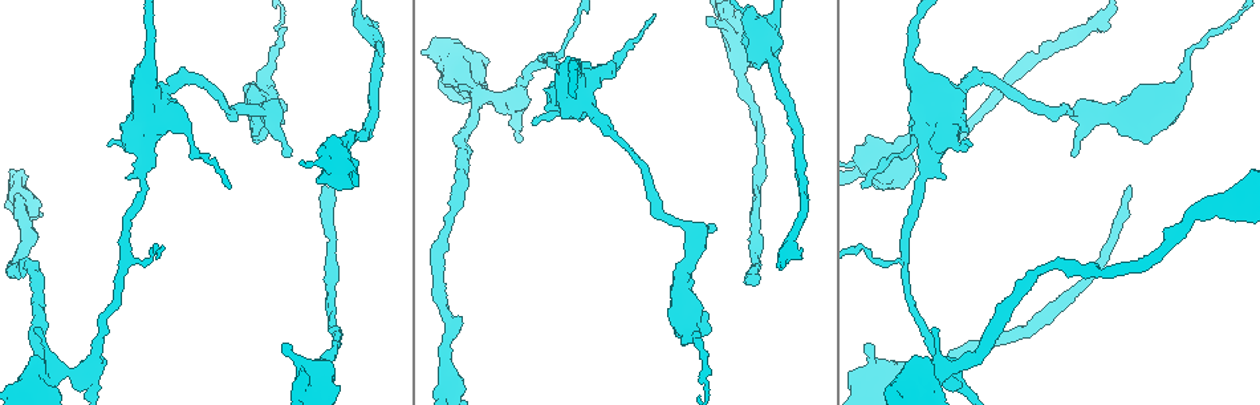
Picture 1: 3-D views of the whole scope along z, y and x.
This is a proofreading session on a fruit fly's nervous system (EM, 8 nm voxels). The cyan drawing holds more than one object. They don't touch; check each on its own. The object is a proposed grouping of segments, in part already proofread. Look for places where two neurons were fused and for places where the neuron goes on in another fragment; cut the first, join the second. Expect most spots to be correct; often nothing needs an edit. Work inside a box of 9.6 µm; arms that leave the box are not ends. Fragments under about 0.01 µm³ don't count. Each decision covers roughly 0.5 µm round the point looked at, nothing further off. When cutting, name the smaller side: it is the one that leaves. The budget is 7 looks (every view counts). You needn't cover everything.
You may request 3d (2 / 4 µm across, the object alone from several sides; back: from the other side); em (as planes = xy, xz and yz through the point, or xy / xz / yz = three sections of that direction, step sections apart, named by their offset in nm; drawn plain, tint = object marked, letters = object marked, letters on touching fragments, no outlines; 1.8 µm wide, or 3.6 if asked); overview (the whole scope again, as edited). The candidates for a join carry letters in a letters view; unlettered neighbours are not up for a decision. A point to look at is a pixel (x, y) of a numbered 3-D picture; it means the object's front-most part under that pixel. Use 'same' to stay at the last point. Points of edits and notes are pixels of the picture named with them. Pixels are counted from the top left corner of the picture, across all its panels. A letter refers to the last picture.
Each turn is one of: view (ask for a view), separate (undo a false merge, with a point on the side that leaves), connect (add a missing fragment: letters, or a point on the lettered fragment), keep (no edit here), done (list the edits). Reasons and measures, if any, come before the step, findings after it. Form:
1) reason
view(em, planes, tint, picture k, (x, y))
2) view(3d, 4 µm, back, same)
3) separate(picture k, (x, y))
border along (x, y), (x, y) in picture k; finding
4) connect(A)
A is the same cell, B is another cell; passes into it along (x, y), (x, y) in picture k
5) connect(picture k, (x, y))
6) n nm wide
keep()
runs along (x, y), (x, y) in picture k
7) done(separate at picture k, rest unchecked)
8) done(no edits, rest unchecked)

end of a long branch
view(3d, 4 µm, back, picture 1, (752, 285))

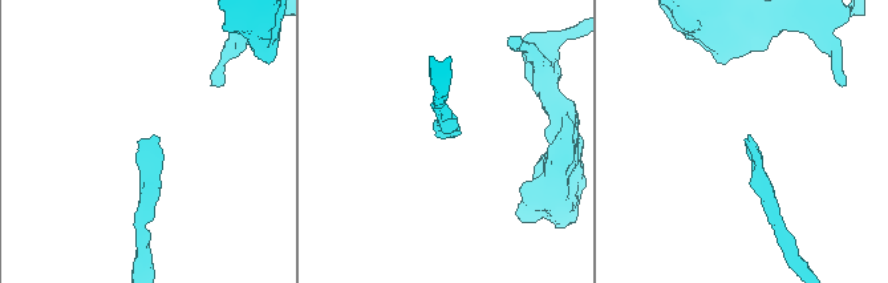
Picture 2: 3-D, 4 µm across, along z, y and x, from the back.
view(em, planes, letters, picture 2, (747, 135))

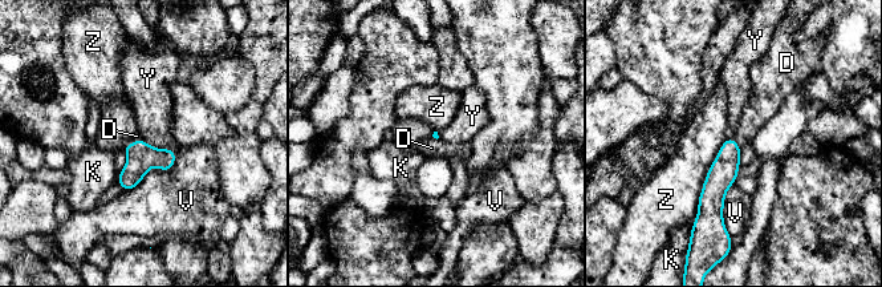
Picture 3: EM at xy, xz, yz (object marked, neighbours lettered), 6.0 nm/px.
Z touches over 550 nm
connect(picture 3, (757, 110))
D is the same cell, K, V, Y and Z are other cells; it goes on there

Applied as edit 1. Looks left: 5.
three-way junction
view(em, planes, tint, picture 1, (941, 372))

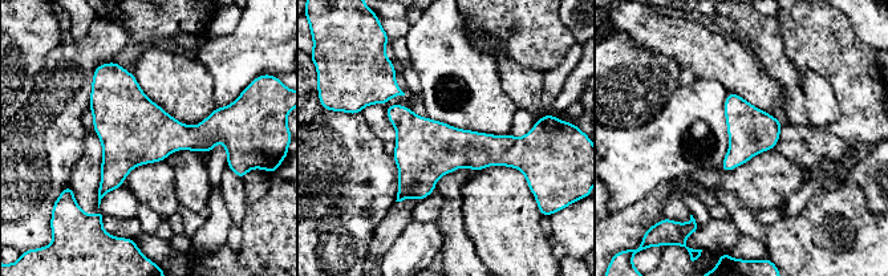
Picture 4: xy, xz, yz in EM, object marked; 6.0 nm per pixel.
see the neighbours
view(em, planes, letters, same)

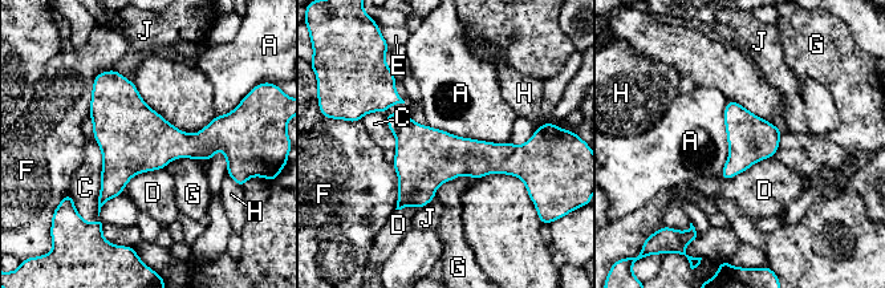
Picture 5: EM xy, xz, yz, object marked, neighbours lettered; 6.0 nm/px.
keep()
A, C, D, E, F, G, H and J are other cells; all the same neuron

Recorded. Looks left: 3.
view(3d, 4 µm, picture 1, (740, 65))

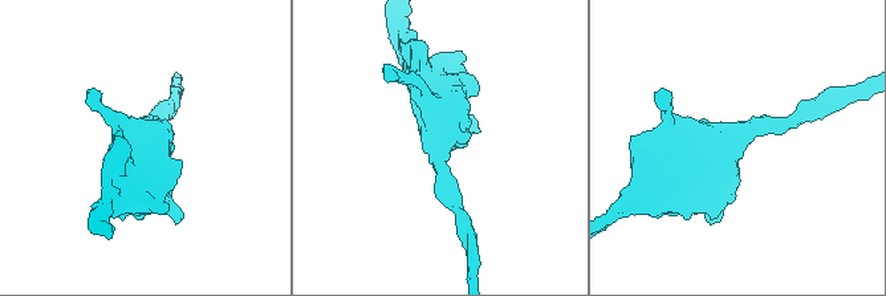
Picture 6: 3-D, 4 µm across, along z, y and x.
now the EM
view(em, 3.6 µm, planes, plain, picture 6, (731, 137))

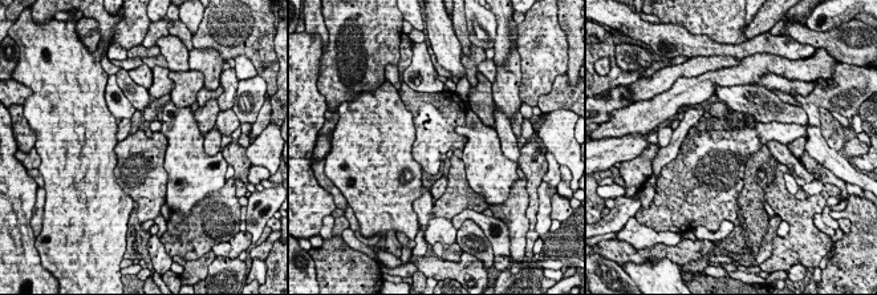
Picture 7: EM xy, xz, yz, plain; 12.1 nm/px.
what lies round it
view(em, 3.6 µm, planes, letters, same)

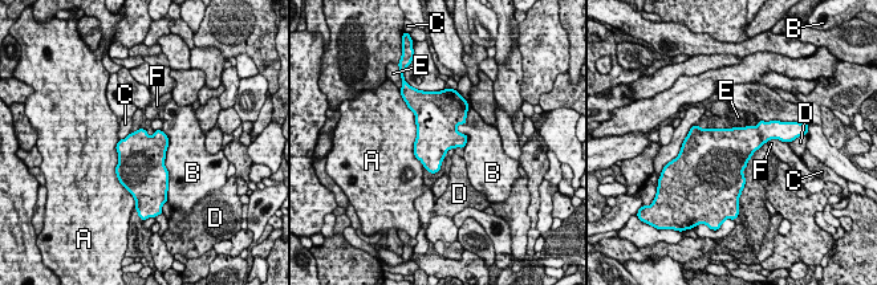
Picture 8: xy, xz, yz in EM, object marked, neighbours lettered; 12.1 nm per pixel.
keep()
A, B, C, D, E and F are other cells; border along (141, 127), (132, 133) in picture 8; all the same neuron

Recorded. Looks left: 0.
done(connect at picture 3, rest unchecked)

